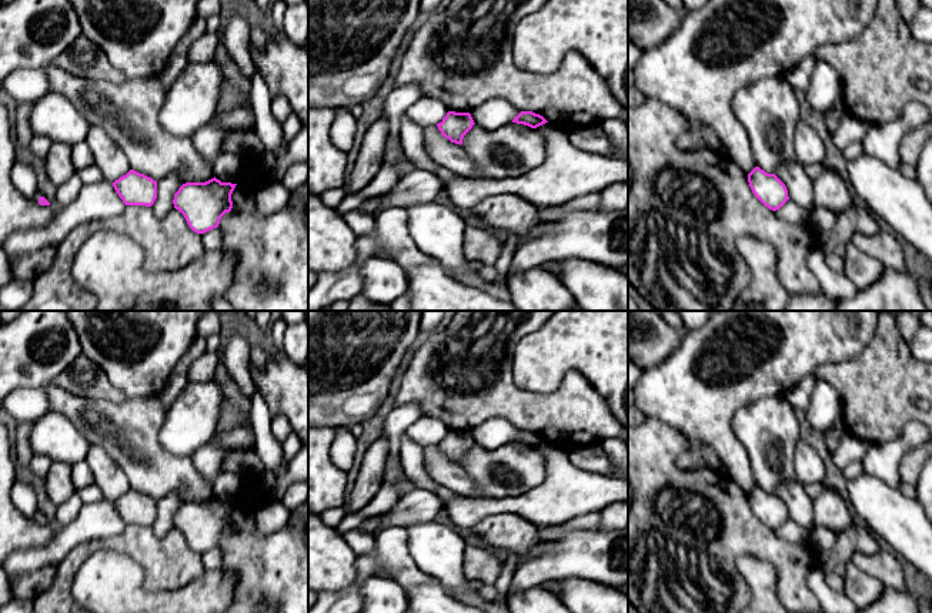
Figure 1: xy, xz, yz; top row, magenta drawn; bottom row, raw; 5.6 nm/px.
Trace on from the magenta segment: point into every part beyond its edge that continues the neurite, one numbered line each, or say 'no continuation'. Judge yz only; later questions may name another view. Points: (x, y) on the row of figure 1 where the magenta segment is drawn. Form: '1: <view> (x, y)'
no continuation

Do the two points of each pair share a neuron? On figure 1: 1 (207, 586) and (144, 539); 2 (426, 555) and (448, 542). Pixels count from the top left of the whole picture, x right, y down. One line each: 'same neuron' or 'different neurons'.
1: different neurons
2: same neuron

